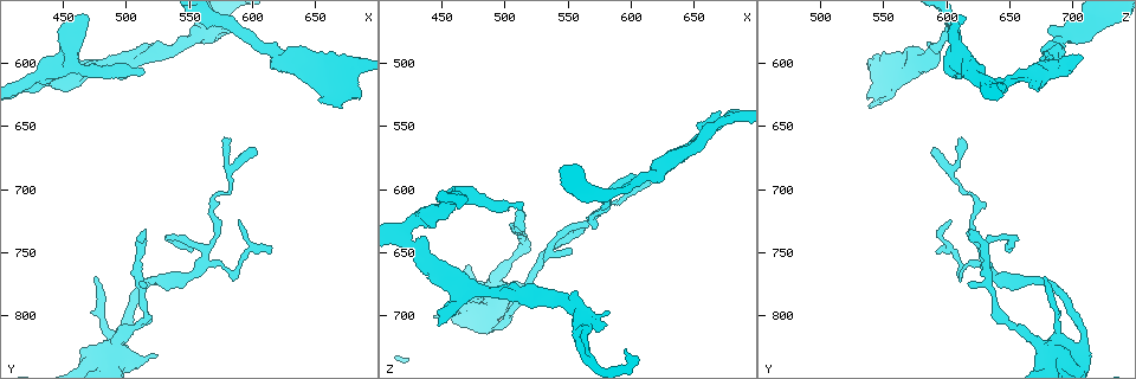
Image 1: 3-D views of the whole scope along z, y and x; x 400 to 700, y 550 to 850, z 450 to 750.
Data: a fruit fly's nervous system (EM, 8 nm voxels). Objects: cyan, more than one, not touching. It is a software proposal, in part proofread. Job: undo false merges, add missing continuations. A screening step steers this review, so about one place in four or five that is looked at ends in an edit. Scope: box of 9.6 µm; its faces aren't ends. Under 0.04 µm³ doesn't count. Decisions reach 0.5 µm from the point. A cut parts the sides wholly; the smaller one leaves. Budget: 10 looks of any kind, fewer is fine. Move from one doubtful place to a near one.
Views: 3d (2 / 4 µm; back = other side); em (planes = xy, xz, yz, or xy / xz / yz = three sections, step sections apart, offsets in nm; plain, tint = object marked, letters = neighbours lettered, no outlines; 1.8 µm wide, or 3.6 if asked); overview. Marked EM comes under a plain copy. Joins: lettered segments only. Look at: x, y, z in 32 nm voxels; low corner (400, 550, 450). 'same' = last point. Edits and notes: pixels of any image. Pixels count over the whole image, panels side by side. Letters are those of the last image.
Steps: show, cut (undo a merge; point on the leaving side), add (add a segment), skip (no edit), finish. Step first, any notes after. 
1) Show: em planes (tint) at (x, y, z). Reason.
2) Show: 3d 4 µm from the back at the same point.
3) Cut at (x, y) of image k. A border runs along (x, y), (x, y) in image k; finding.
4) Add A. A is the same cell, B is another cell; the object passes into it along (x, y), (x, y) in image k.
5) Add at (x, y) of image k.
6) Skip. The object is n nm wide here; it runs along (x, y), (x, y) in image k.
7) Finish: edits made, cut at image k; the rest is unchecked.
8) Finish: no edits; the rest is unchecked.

Show: 3d 2 µm at (670, 638, 538). An open end.

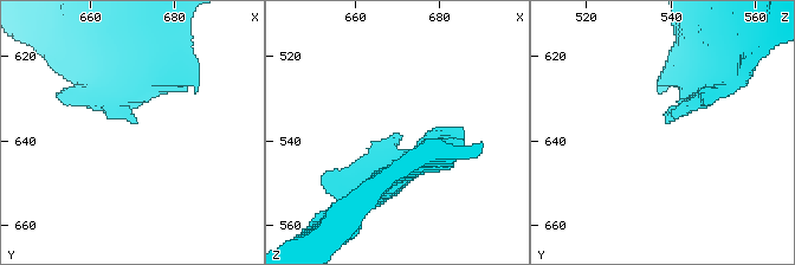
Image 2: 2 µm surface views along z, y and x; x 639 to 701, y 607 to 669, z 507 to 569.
Show: em yz step 16 (tint) at (671, 637, 540).

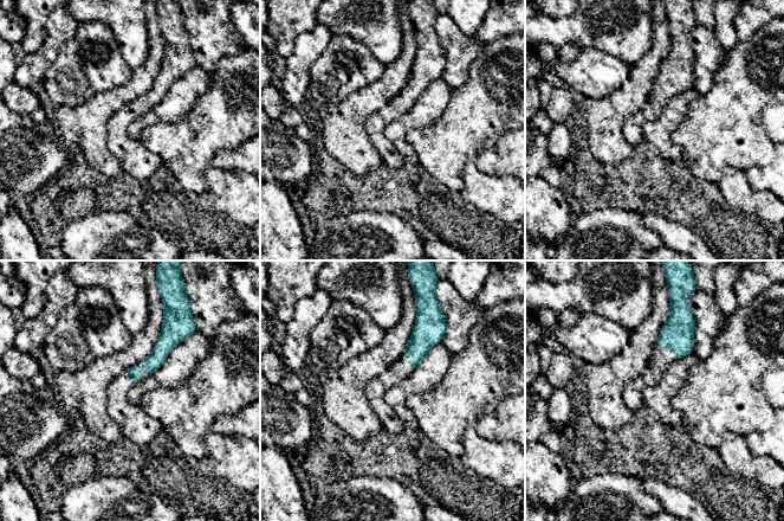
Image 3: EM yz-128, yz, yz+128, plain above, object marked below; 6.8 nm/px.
Show: em planes (letters) at the same point. Cut it another way.

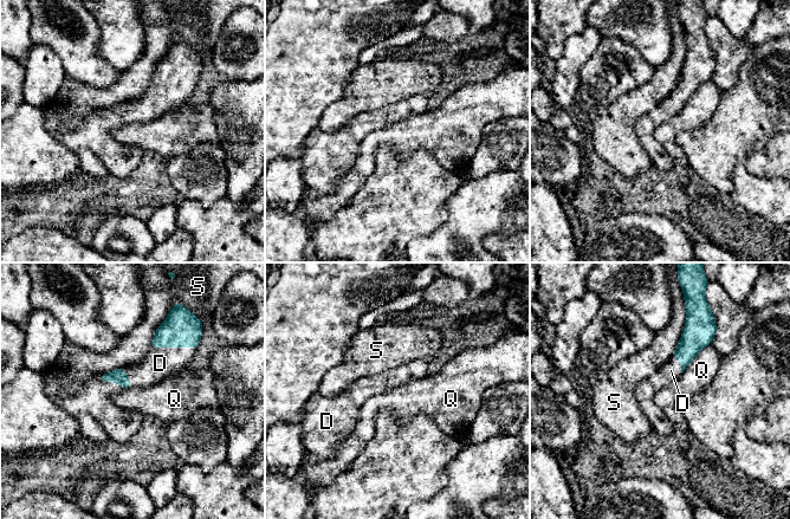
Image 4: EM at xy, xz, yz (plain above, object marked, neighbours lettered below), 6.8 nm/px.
Add D. The longest contact is with D, 320 nm; D is the same cell, Q and S are other cells; the neuron continues.

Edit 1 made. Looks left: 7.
Show: em yz step 16 (tint) at (606, 674, 588). Tapers out.

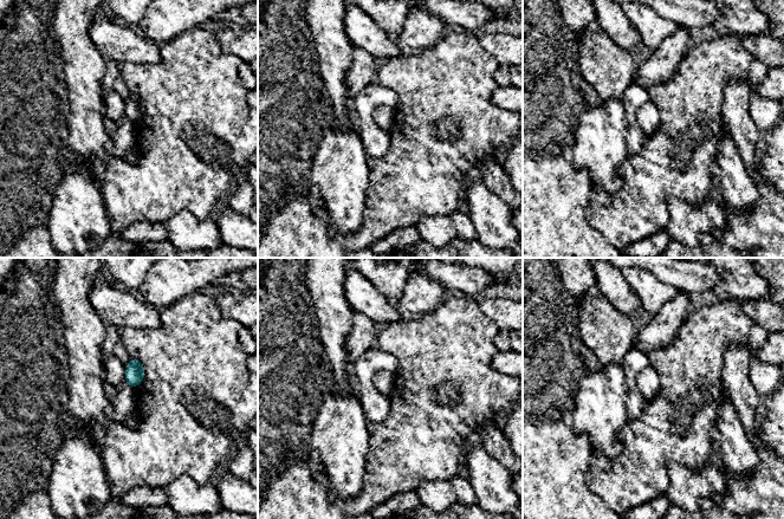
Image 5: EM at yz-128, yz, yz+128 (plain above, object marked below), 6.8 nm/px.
Show: em planes (letters) at the same point. Another direction.

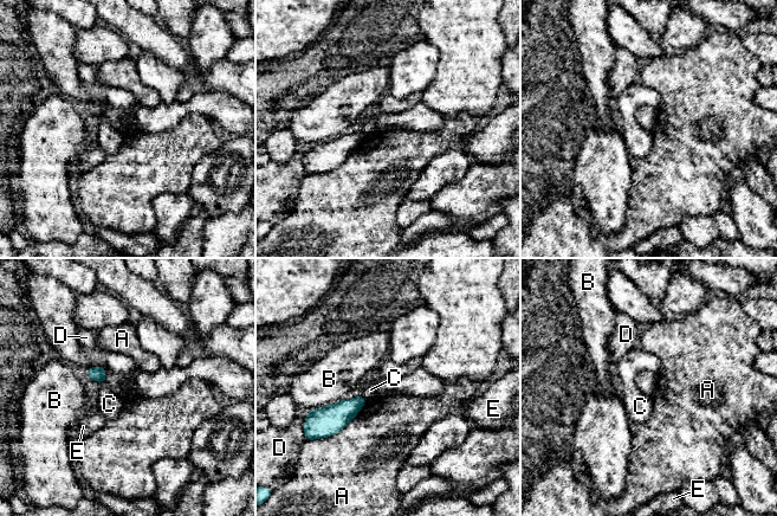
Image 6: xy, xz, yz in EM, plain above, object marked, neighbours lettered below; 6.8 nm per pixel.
Skip. A, B, C, D and E are other cells; a border runs along (367, 399), (337, 432), (321, 438) in image 6; none of them fits.

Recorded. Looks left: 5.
Show: em 3.6 µm xy step 8 (letters) at (432, 612, 664). Free end.

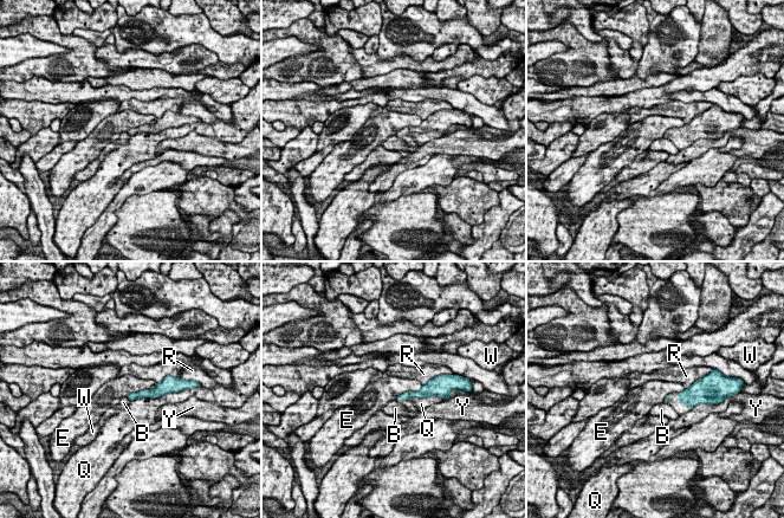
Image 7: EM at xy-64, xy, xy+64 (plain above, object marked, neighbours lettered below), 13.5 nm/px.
Show: em 3.6 µm planes (letters) at the same point. Cut it another way.

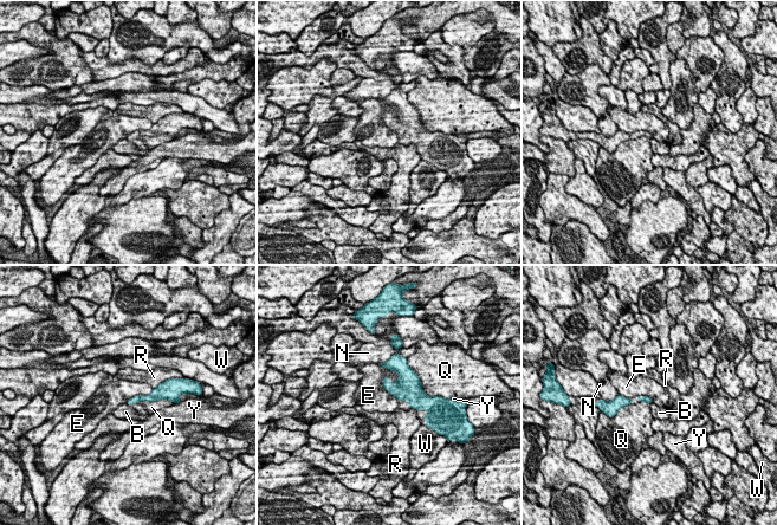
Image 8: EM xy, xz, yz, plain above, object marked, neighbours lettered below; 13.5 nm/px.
Skip. B, E, N, Q, R, W and Y are other cells; a border runs along (151, 389), (125, 402) in image 8; no lettered segment goes on from it.

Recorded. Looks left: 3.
Show: 3d 4 µm at (450, 568, 608).

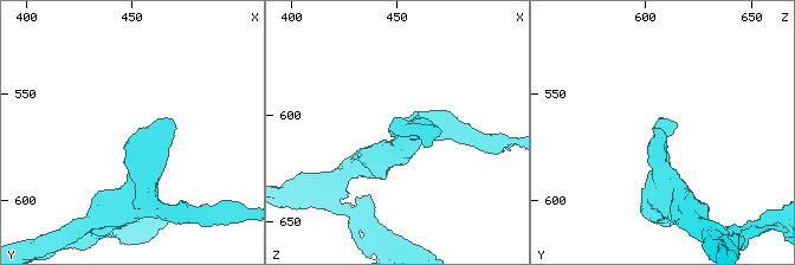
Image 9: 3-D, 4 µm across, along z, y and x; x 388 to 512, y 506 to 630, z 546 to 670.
Show: em planes (letters) at (450, 568, 607).

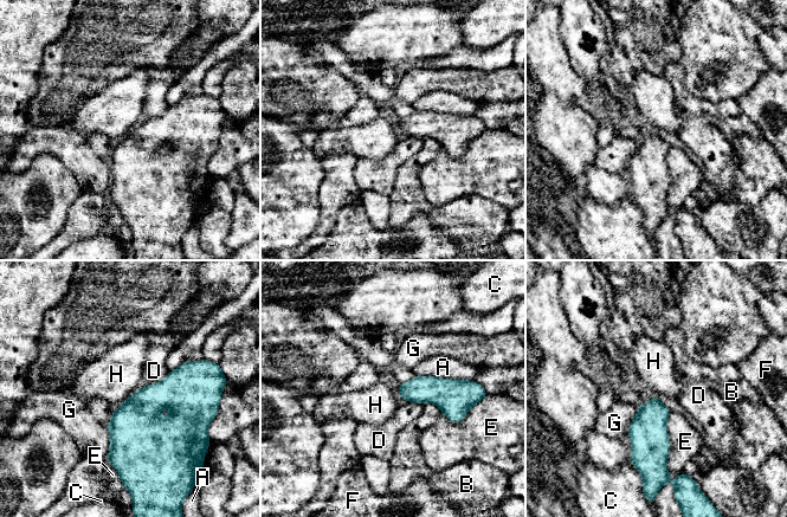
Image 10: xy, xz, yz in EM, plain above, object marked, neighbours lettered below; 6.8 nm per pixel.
Skip. The longest contact is with E, 440 nm; A, B, C, D, E, F, G and H are other cells; a border runs along (126, 400), (121, 404) in image 10; no lettered segment goes on from it.

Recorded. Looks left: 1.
Finish: edits made, add at image 4; the rest is unchecked.

